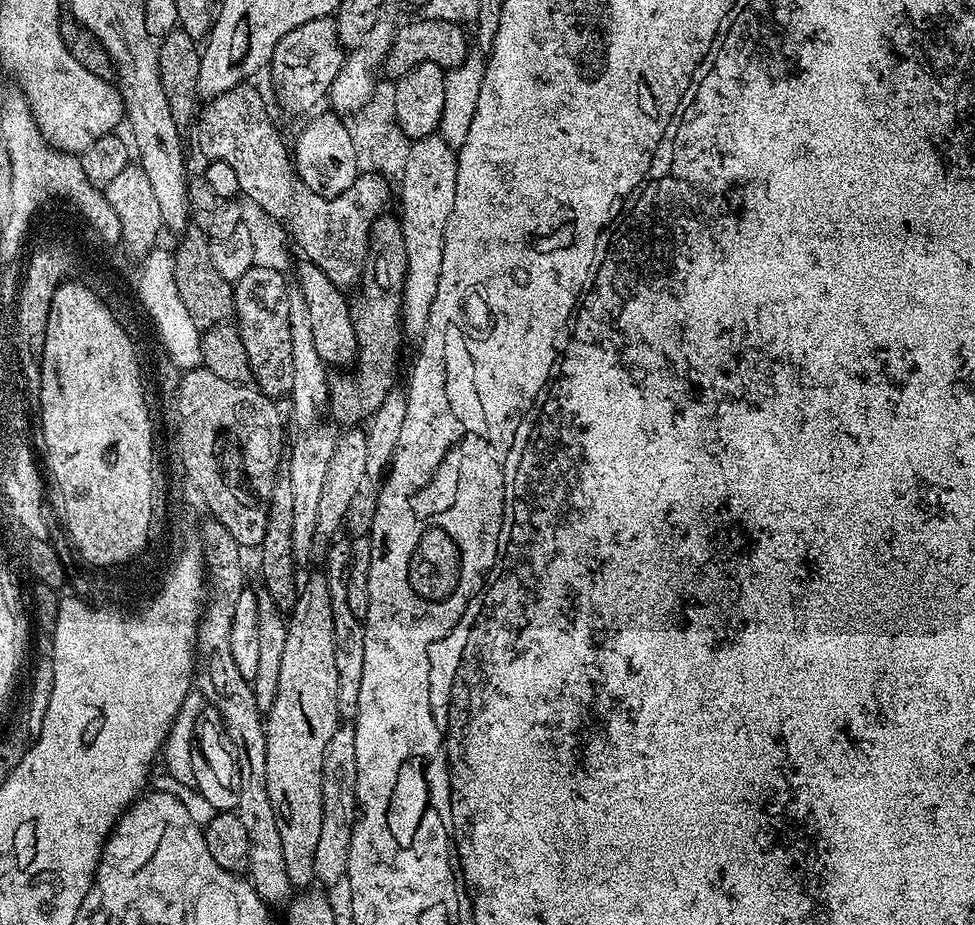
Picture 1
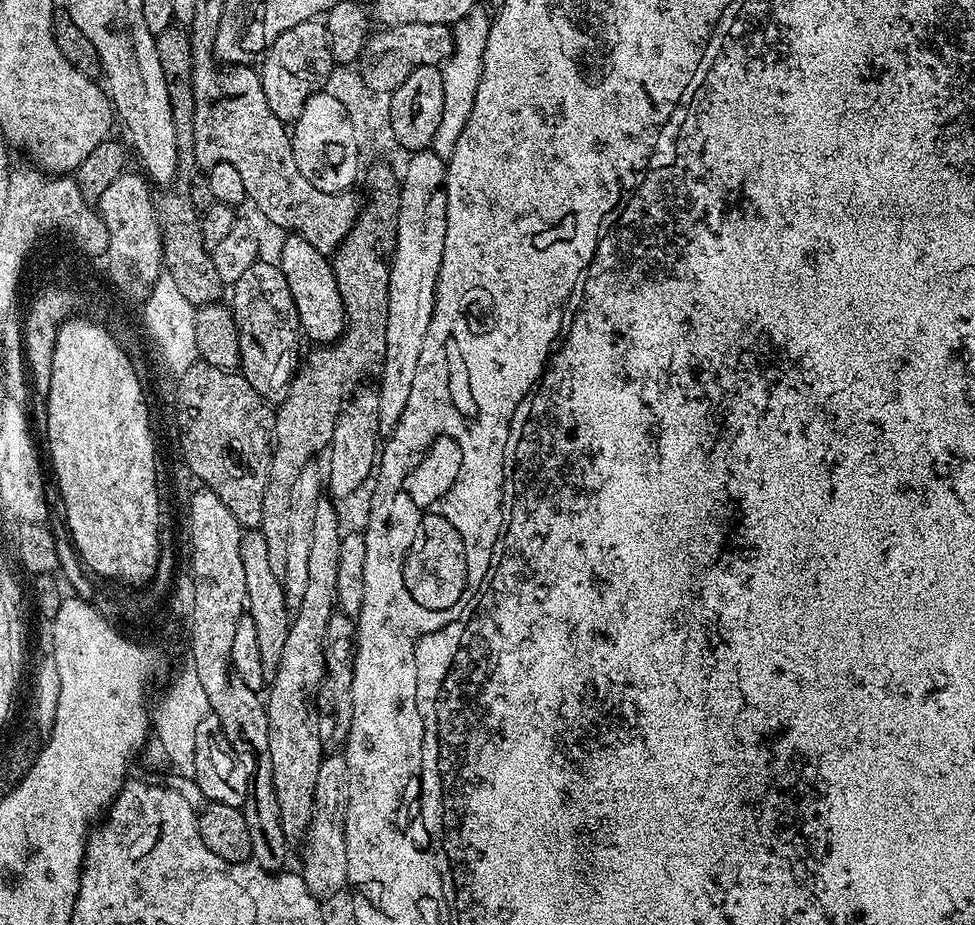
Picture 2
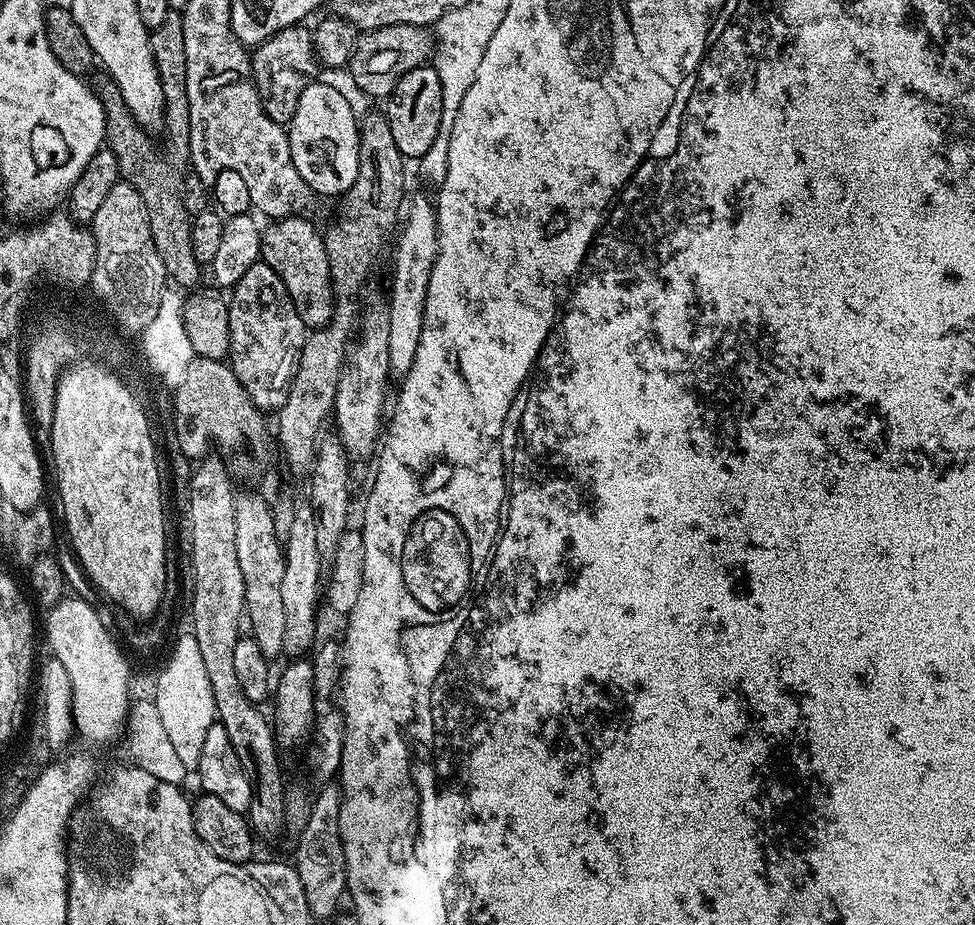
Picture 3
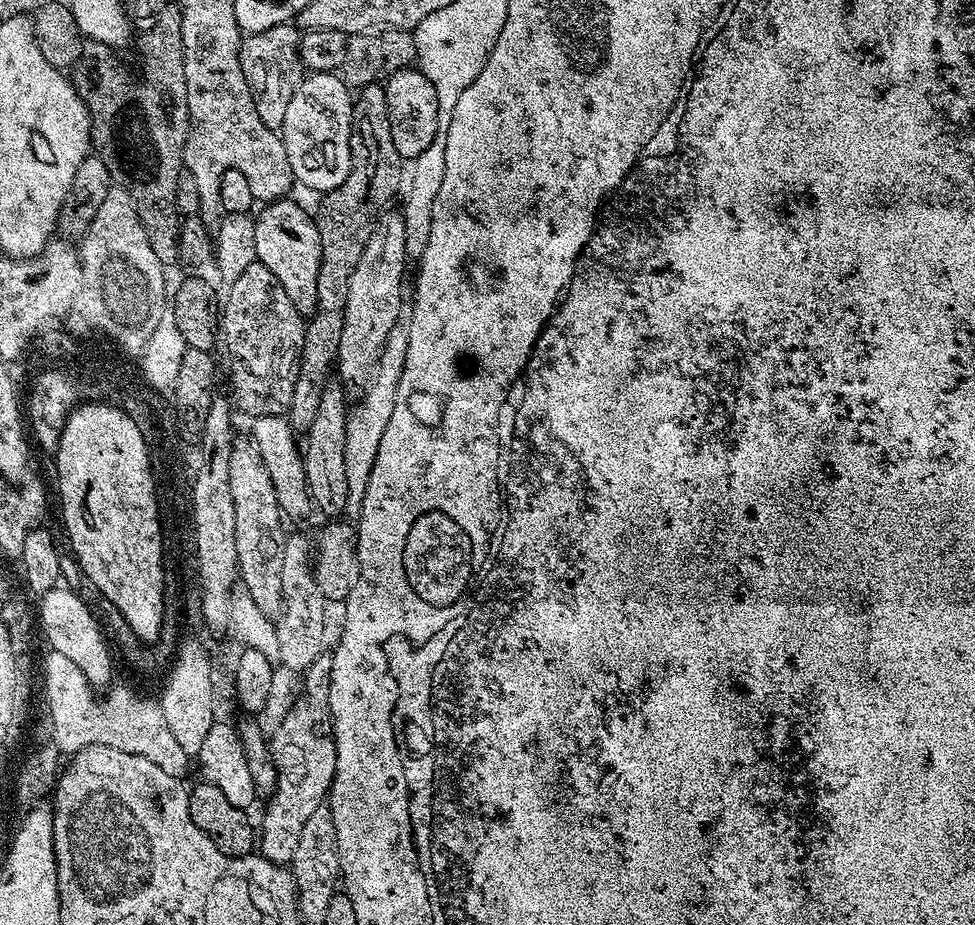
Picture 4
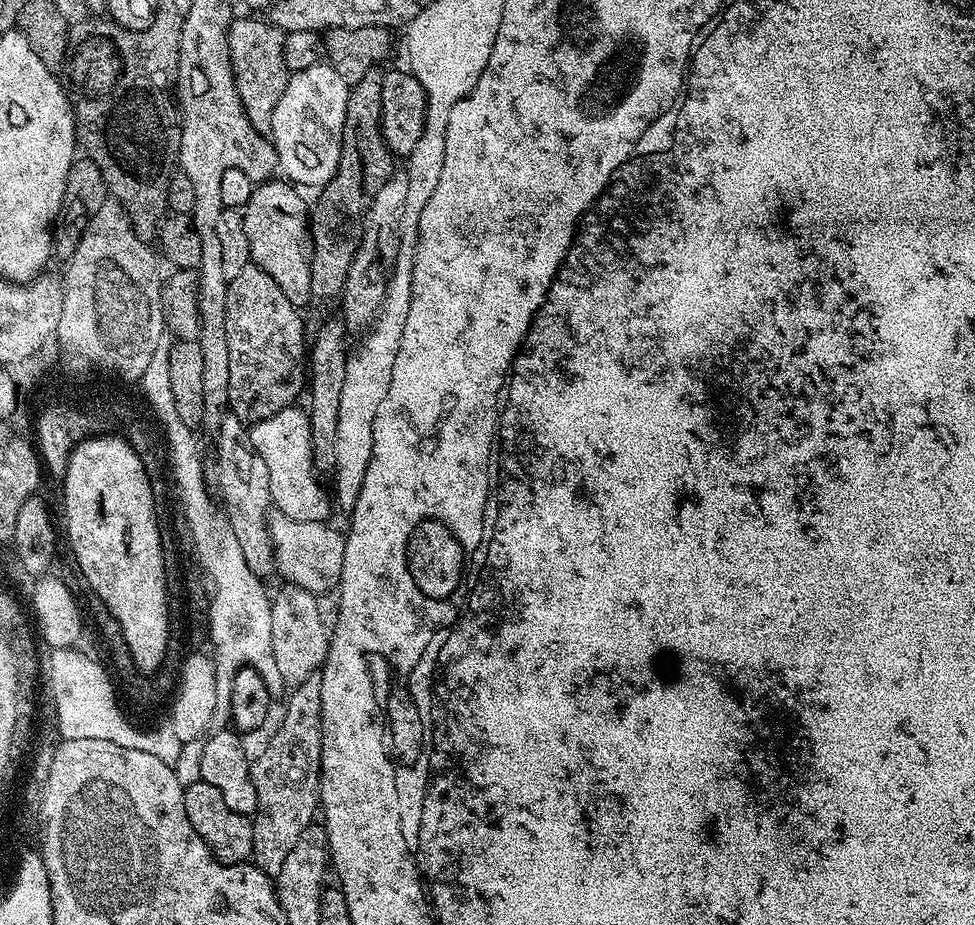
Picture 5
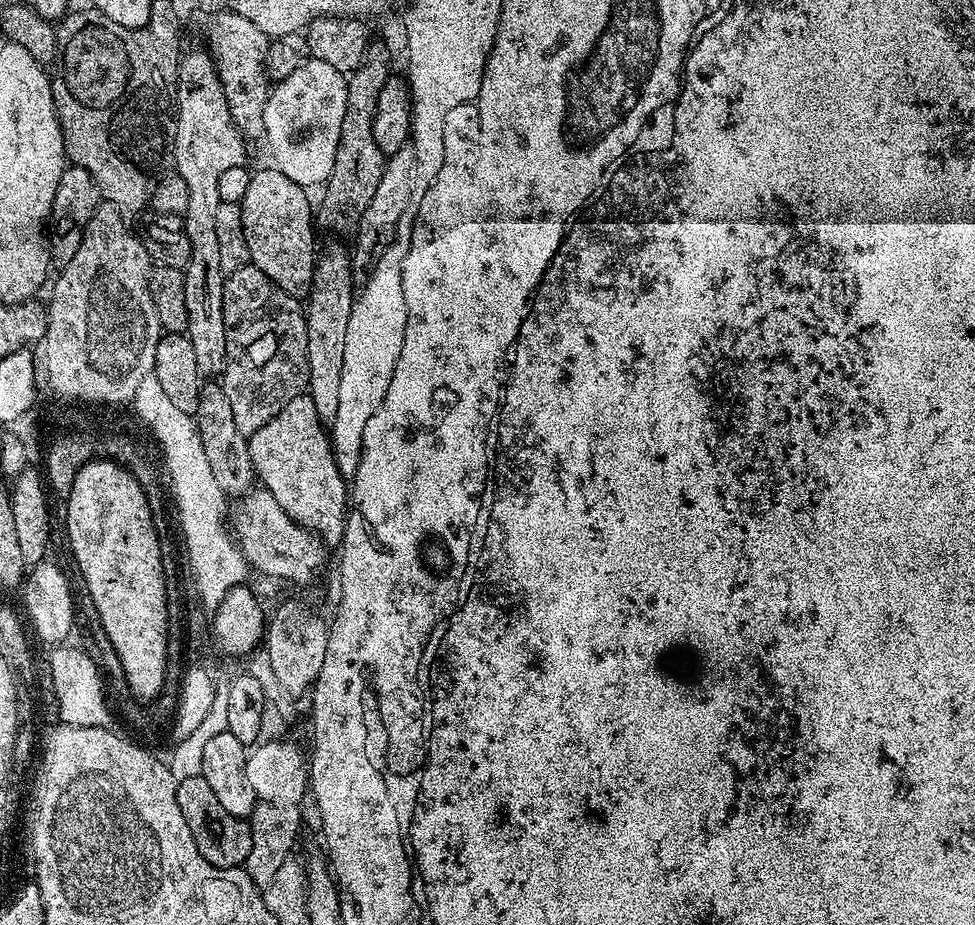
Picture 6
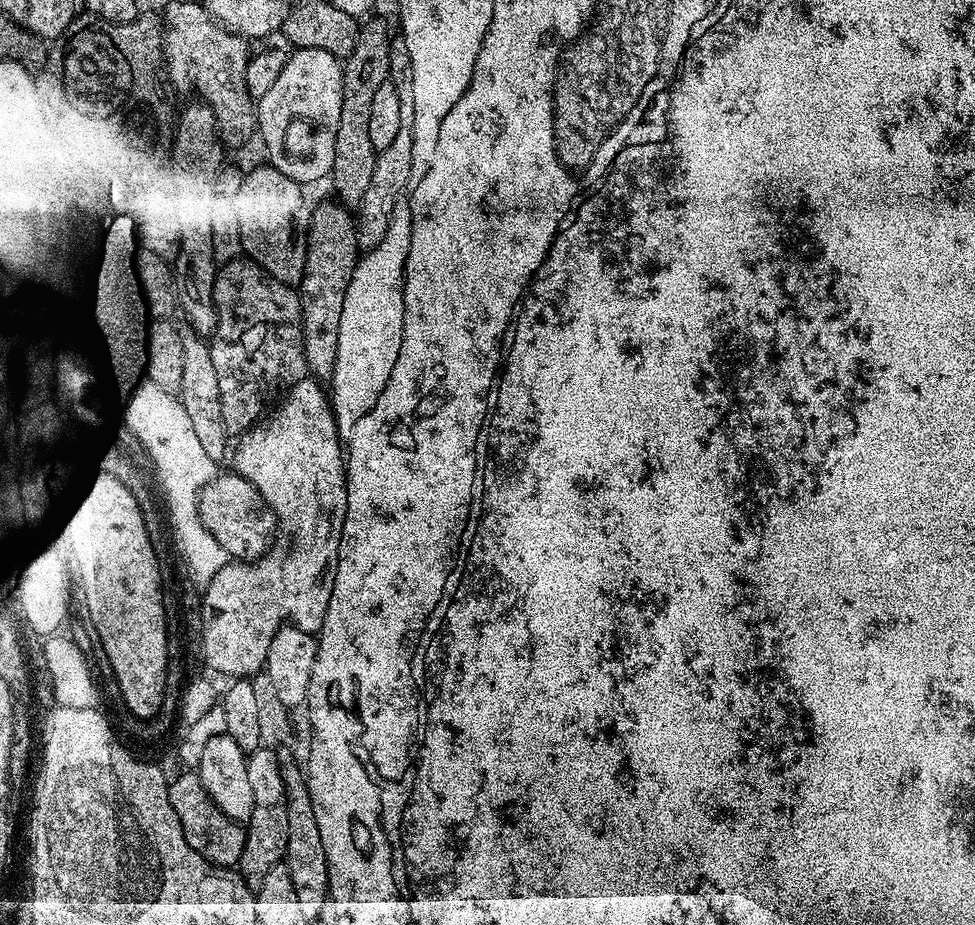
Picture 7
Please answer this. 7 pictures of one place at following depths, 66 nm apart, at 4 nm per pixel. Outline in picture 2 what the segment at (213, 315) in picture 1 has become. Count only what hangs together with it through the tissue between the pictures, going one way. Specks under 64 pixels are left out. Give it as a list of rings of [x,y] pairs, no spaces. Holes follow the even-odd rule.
[[[164,190],[164,192],[155,197],[156,201],[156,221],[160,223],[160,237],[162,238],[162,250],[164,251],[163,271],[170,277],[174,278],[178,290],[186,297],[186,302],[190,302],[194,306],[202,304],[215,304],[221,299],[220,291],[222,285],[218,278],[218,270],[214,270],[214,262],[210,249],[202,242],[202,230],[200,229],[200,221],[198,219],[198,211],[194,205],[189,203],[189,197],[182,194],[179,196],[176,192],[168,192],[172,190]]]

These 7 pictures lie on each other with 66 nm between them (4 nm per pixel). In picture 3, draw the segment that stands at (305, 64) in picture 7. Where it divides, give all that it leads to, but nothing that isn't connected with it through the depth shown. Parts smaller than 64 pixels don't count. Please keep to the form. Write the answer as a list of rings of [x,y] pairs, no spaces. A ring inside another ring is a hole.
[[[309,82],[296,103],[296,109],[287,125],[290,158],[301,180],[313,193],[339,198],[350,190],[358,176],[360,139],[358,116],[352,113],[352,104],[332,84]]]

